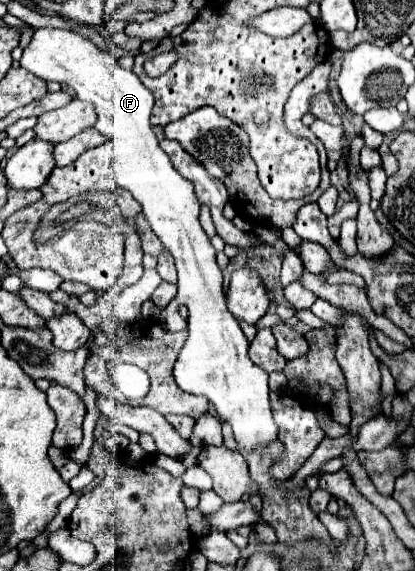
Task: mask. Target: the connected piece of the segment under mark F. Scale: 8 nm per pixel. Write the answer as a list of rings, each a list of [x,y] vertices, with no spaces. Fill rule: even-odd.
[[[34,29],[20,65],[44,81],[72,87],[76,99],[94,103],[98,113],[94,127],[112,143],[114,181],[142,205],[142,213],[150,221],[152,231],[176,259],[178,293],[160,314],[161,325],[177,332],[187,327],[179,307],[188,307],[188,339],[174,365],[176,385],[186,393],[206,397],[216,407],[218,417],[232,427],[236,443],[246,453],[278,441],[278,425],[270,407],[268,373],[250,361],[246,335],[226,307],[222,271],[216,265],[216,251],[200,227],[200,205],[196,203],[194,187],[172,167],[152,131],[150,113],[154,95],[132,71],[122,69],[108,51],[72,29]]]

